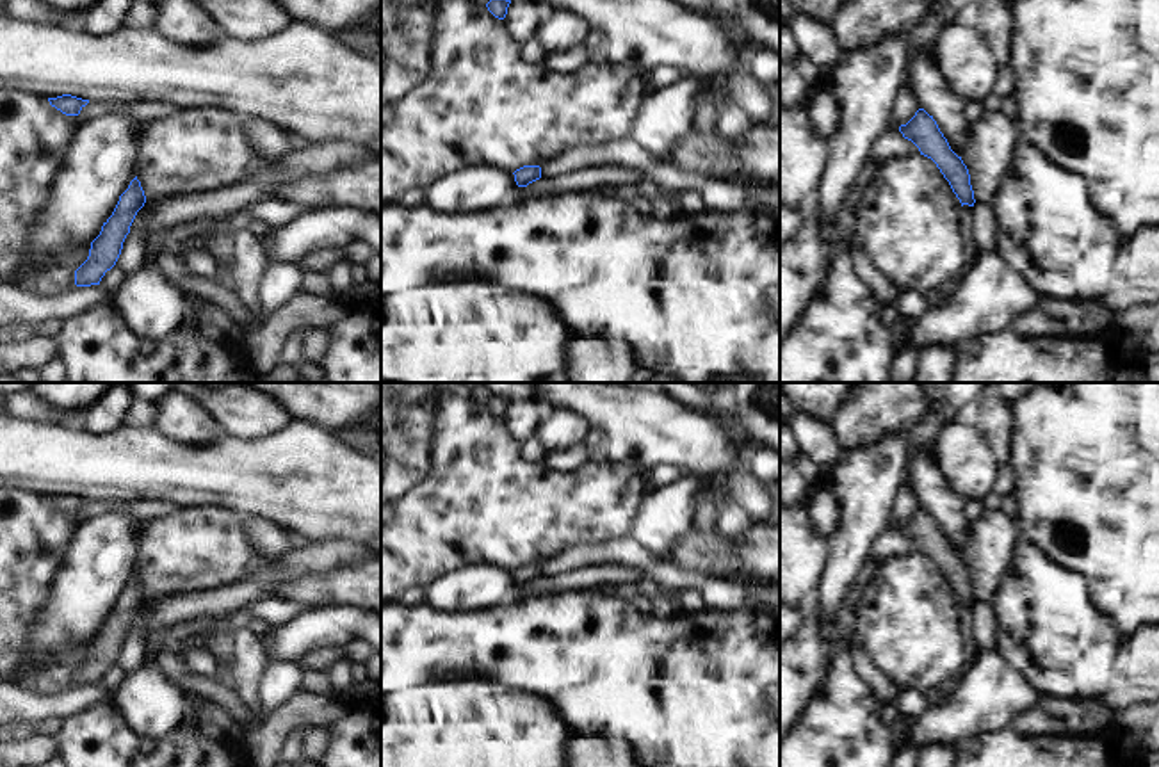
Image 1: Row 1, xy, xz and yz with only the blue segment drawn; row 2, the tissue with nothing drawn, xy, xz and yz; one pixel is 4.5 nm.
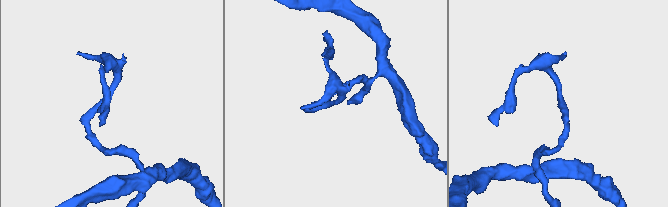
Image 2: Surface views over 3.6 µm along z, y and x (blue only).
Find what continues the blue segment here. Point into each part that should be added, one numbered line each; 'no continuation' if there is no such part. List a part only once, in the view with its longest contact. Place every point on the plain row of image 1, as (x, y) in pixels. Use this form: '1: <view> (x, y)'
no continuation

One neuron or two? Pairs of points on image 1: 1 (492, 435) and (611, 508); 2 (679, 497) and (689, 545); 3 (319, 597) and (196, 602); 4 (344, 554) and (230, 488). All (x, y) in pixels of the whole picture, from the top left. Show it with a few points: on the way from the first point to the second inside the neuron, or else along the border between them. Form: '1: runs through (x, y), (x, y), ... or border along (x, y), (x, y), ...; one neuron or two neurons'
1: runs through (513, 467), (554, 508), (579, 508); one neuron
2: border along (689, 529), (668, 552), (657, 557); two neurons
3: border along (317, 575), (285, 579), (267, 595); two neurons
4: border along (308, 541), (351, 540), (362, 545); two neurons

